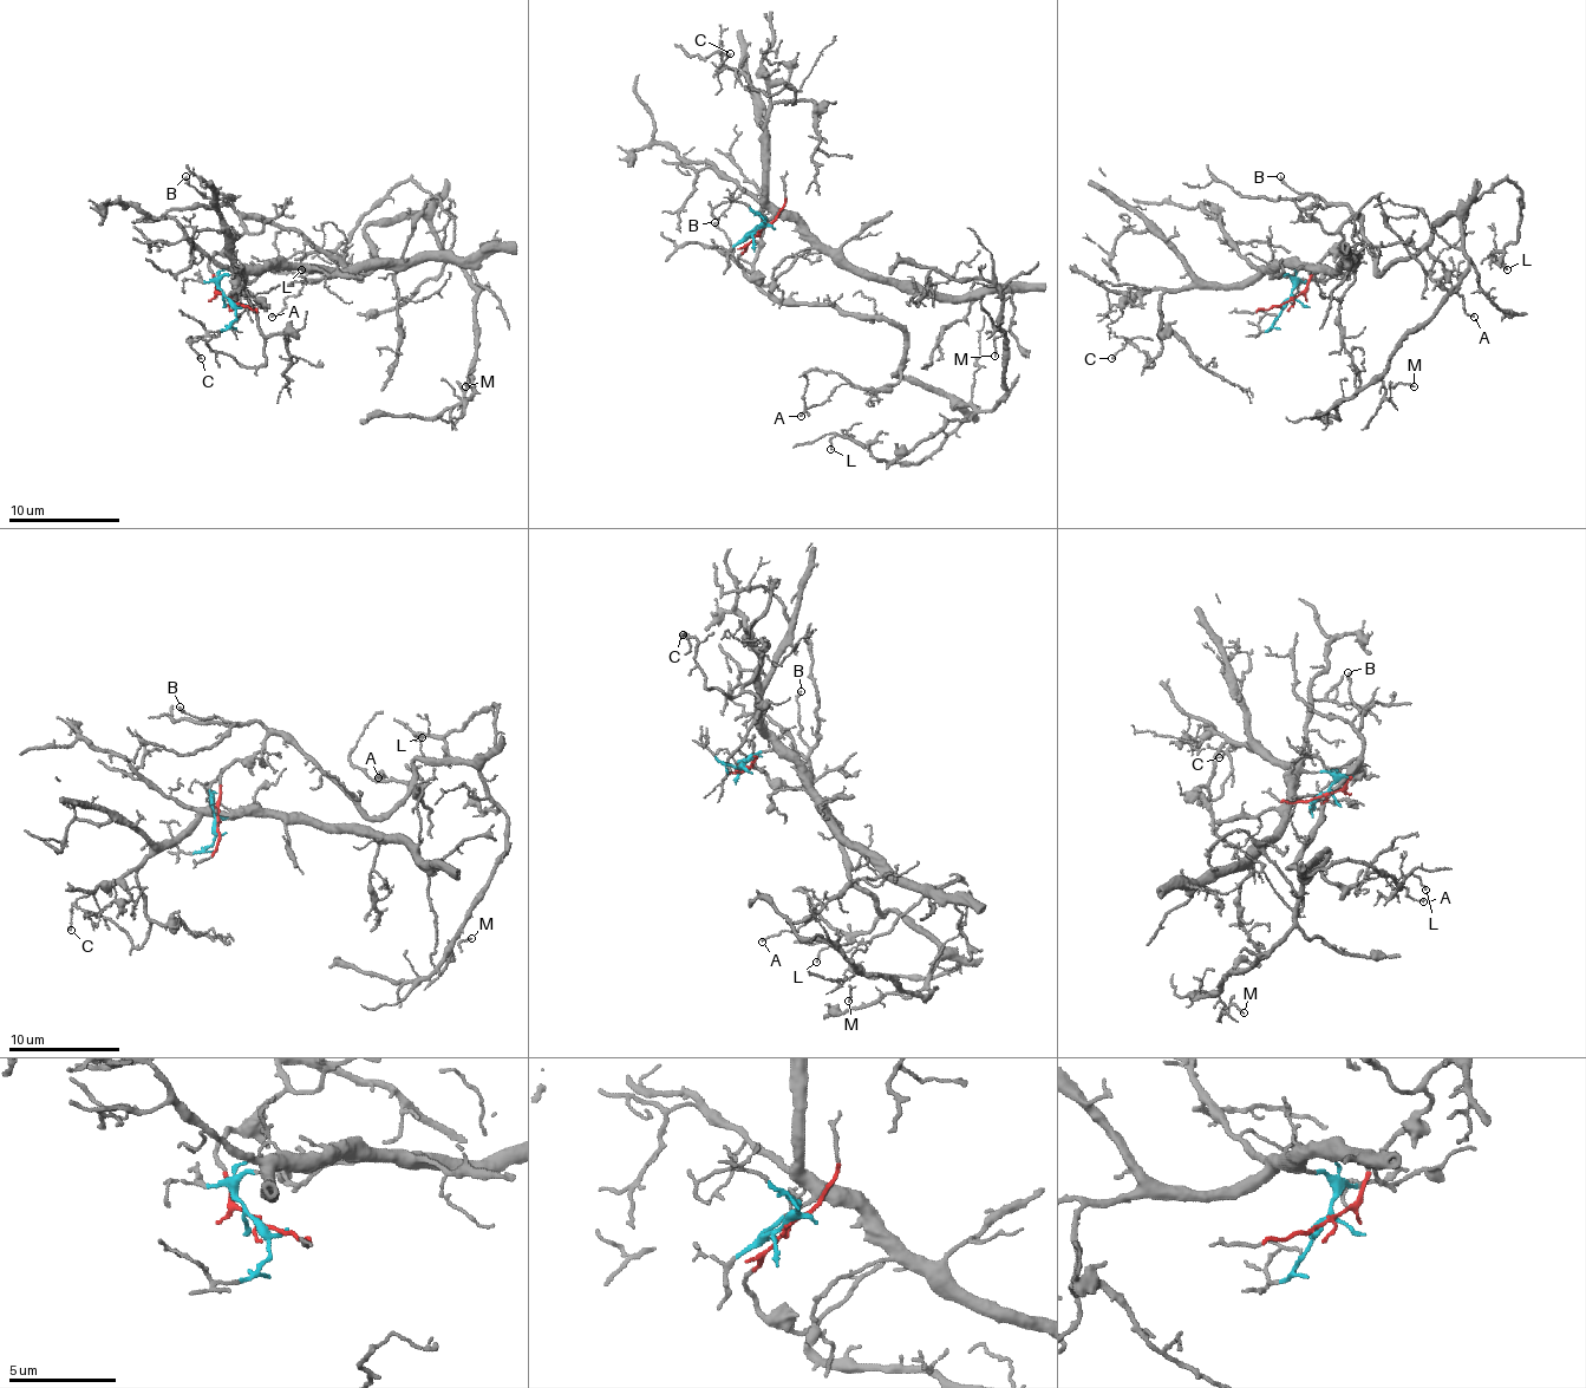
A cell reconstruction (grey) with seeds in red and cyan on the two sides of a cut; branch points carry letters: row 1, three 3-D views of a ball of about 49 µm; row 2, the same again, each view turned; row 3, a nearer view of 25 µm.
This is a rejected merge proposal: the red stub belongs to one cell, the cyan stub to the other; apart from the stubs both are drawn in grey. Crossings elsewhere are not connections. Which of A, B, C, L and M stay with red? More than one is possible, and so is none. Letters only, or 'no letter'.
A, B, L, M

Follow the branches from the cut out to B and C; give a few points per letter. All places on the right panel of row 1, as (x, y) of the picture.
B: (1287, 300), (1307, 286), (1310, 273), (1344, 239), (1340, 230), (1352, 212), (1293, 191), (1279, 175)
C: (1285, 300), (1293, 281), (1274, 269), (1168, 290), (1162, 347), (1146, 367), (1154, 364), (1127, 339), (1113, 359)

